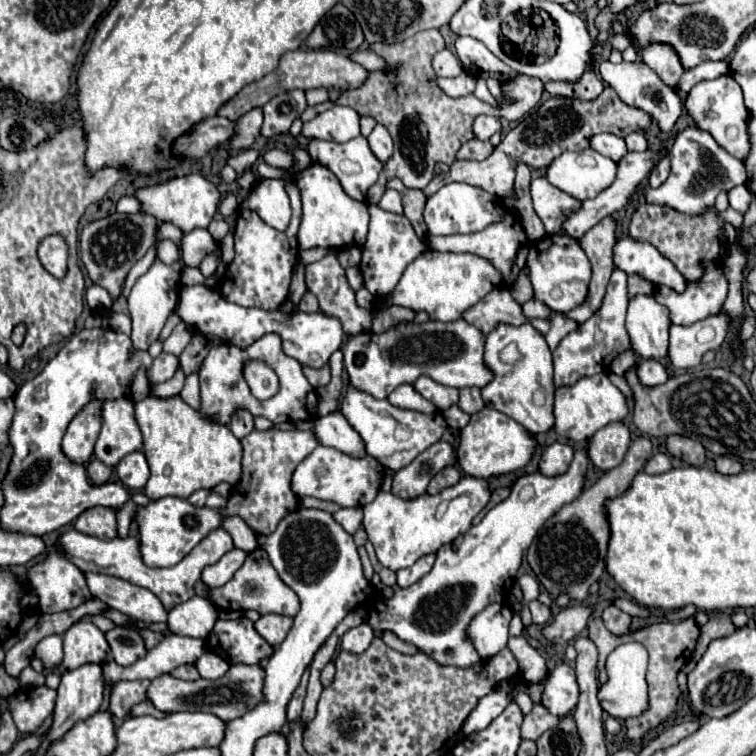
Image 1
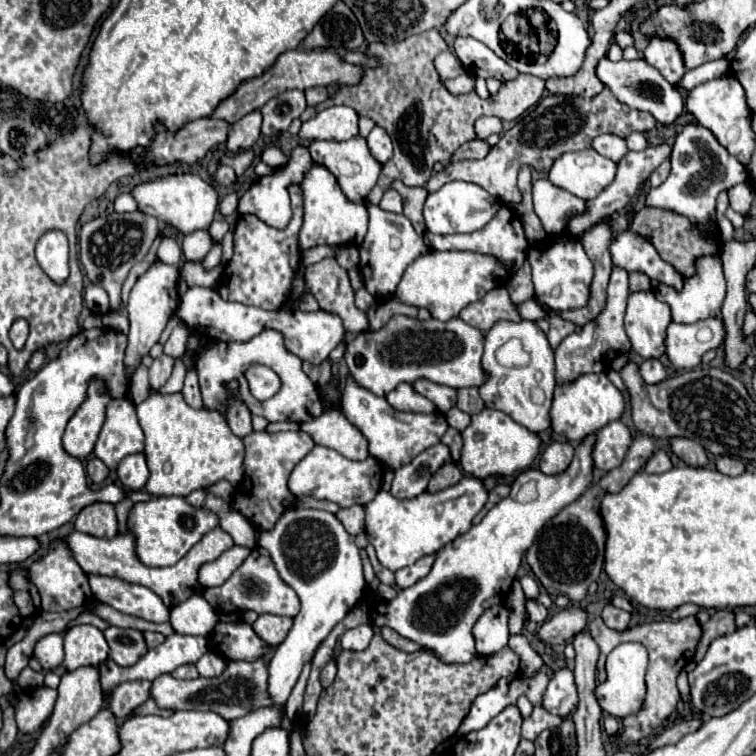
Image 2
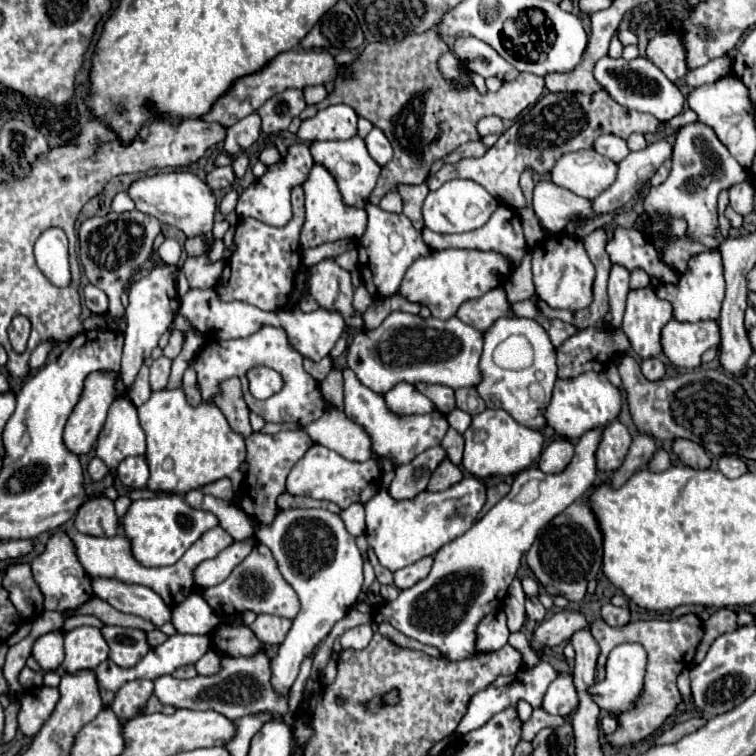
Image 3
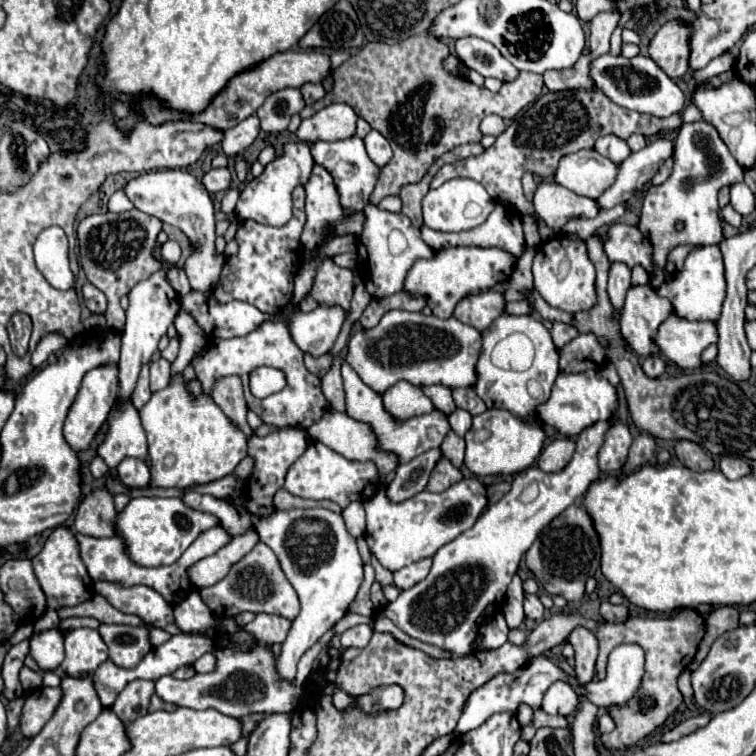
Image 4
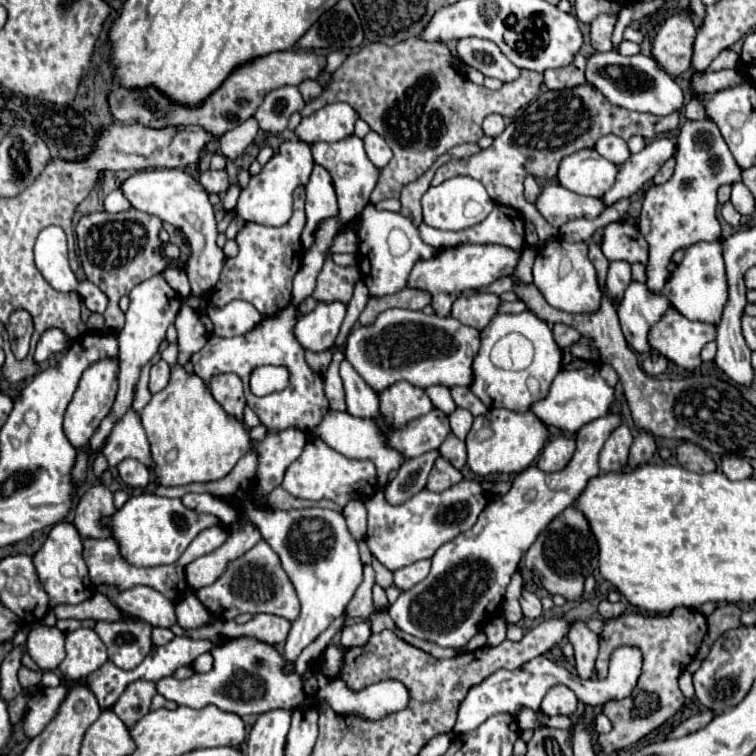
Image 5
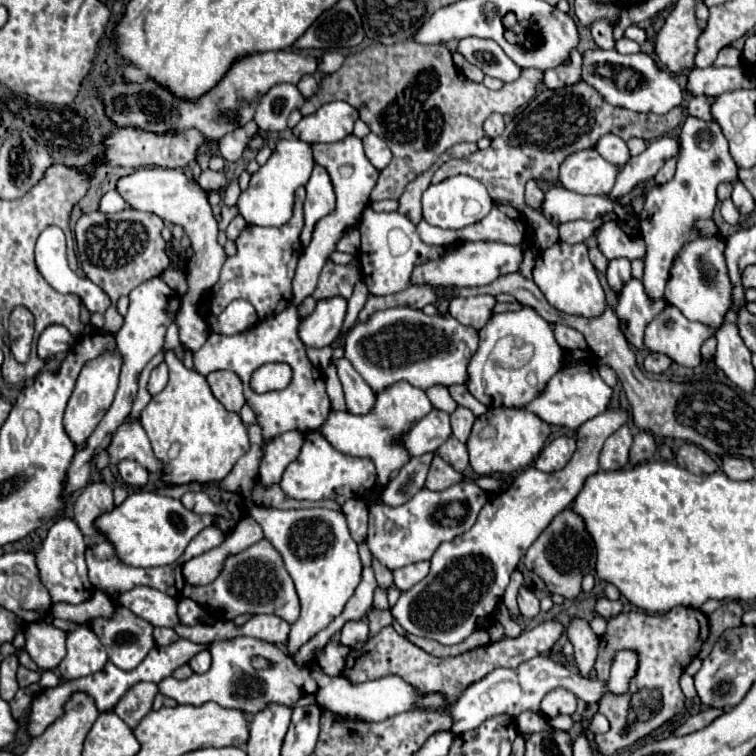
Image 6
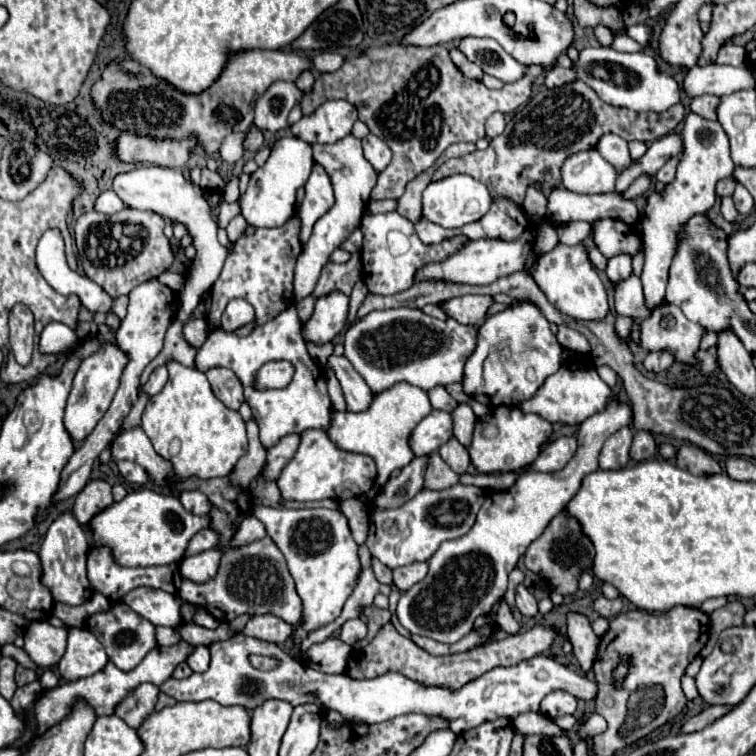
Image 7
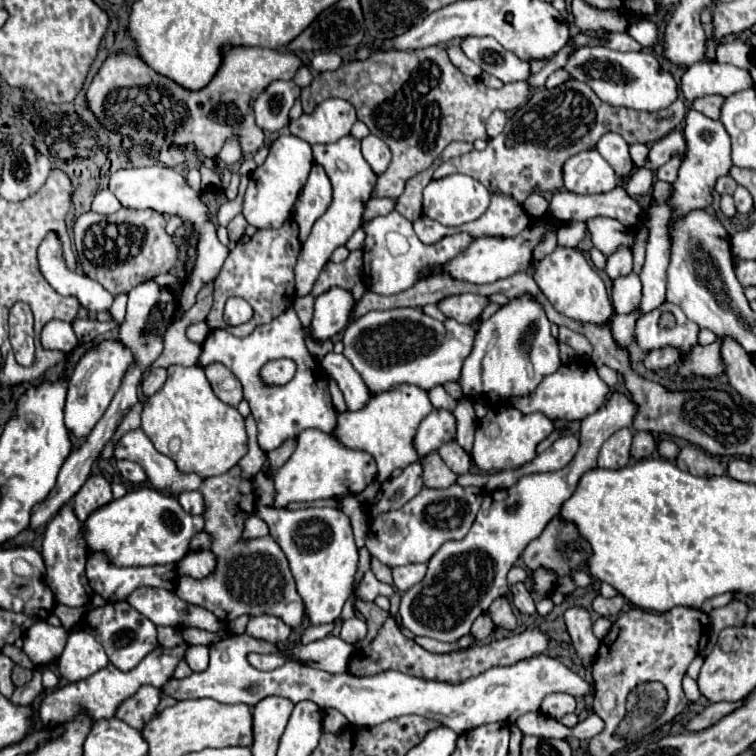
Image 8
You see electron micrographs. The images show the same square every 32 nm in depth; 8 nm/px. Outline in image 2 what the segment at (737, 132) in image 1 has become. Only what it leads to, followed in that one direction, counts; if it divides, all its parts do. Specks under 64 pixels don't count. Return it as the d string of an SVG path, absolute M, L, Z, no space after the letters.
M722 76L704 84L698 84L696 88L692 88L688 92L686 98L686 110L690 114L694 114L696 122L704 128L708 128L716 140L720 140L720 144L734 156L738 158L742 164L746 164L752 156L754 150L754 132L750 128L750 108L746 106L746 98L744 98L744 90L740 86L740 82L734 76Z

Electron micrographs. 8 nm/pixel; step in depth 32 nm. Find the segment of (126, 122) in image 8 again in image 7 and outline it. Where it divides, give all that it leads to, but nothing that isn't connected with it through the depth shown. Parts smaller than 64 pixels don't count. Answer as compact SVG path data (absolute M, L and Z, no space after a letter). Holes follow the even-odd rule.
M248 50L238 52L230 58L220 78L202 94L190 96L178 92L170 84L154 78L138 62L126 58L120 64L110 64L102 72L102 78L92 86L92 98L100 108L106 122L116 130L132 130L136 134L148 134L154 138L186 138L190 132L196 134L198 144L204 146L208 154L218 152L220 142L226 134L242 130L246 132L244 148L258 152L264 138L260 130L254 130L254 106L256 100L278 80L296 82L304 70L312 70L314 64L310 58L300 56L292 50ZM128 72L134 72L136 78L130 78Z

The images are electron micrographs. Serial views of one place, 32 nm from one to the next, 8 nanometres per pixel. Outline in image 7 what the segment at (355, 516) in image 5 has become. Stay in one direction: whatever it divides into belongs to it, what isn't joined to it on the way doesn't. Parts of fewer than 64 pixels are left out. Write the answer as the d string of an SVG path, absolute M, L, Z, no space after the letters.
M348 498L340 504L340 510L348 518L348 526L352 530L352 536L356 544L364 544L368 534L368 510L366 504L360 498Z

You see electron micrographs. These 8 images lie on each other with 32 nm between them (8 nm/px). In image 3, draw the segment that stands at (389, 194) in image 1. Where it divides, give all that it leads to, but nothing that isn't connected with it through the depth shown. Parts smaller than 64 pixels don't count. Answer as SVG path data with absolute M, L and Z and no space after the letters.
M388 192L388 194L380 200L380 208L386 210L386 212L396 212L396 214L400 214L400 212L402 212L400 194L398 194L398 192Z

